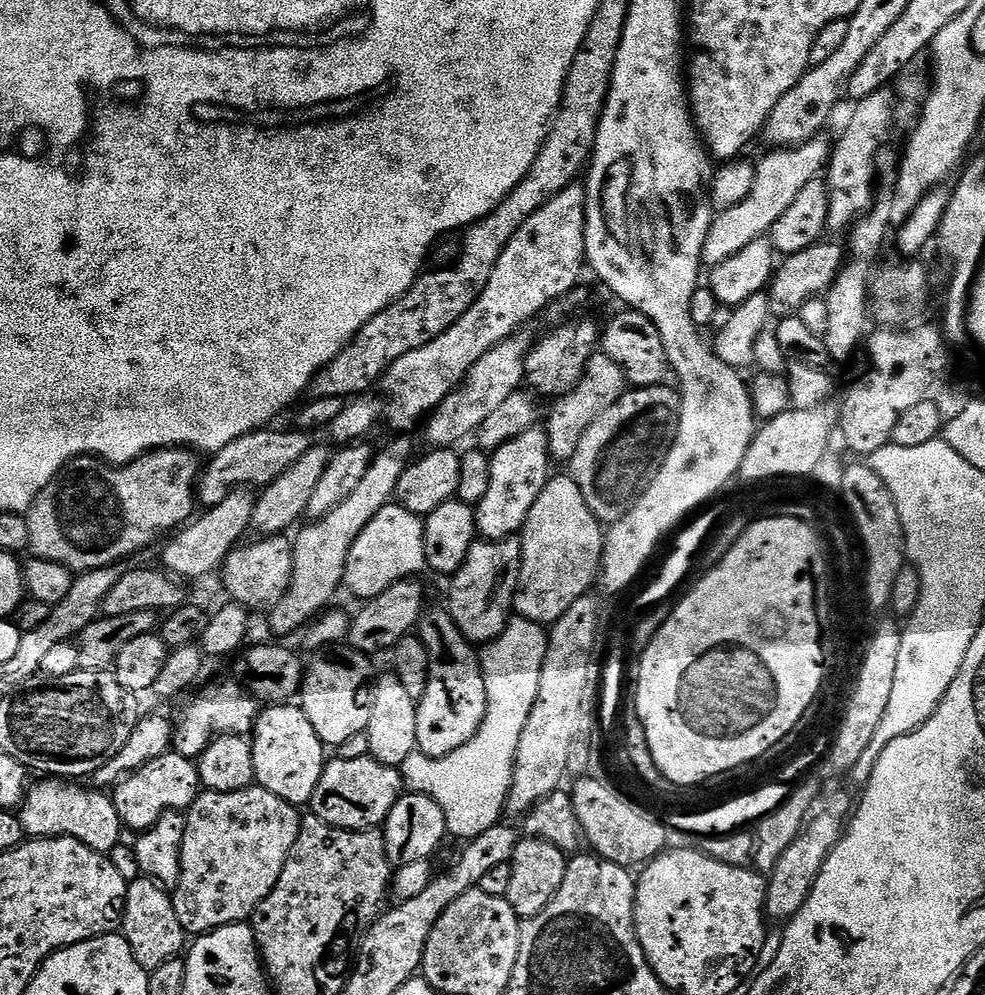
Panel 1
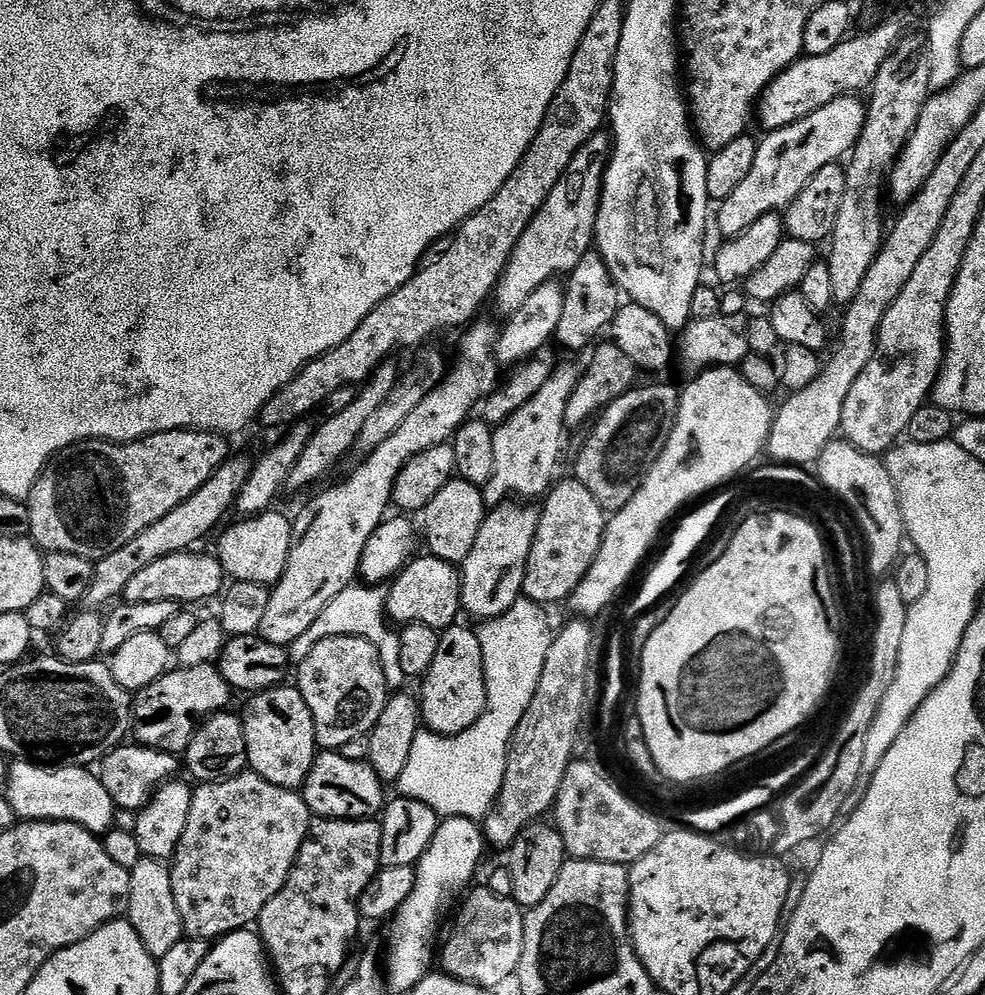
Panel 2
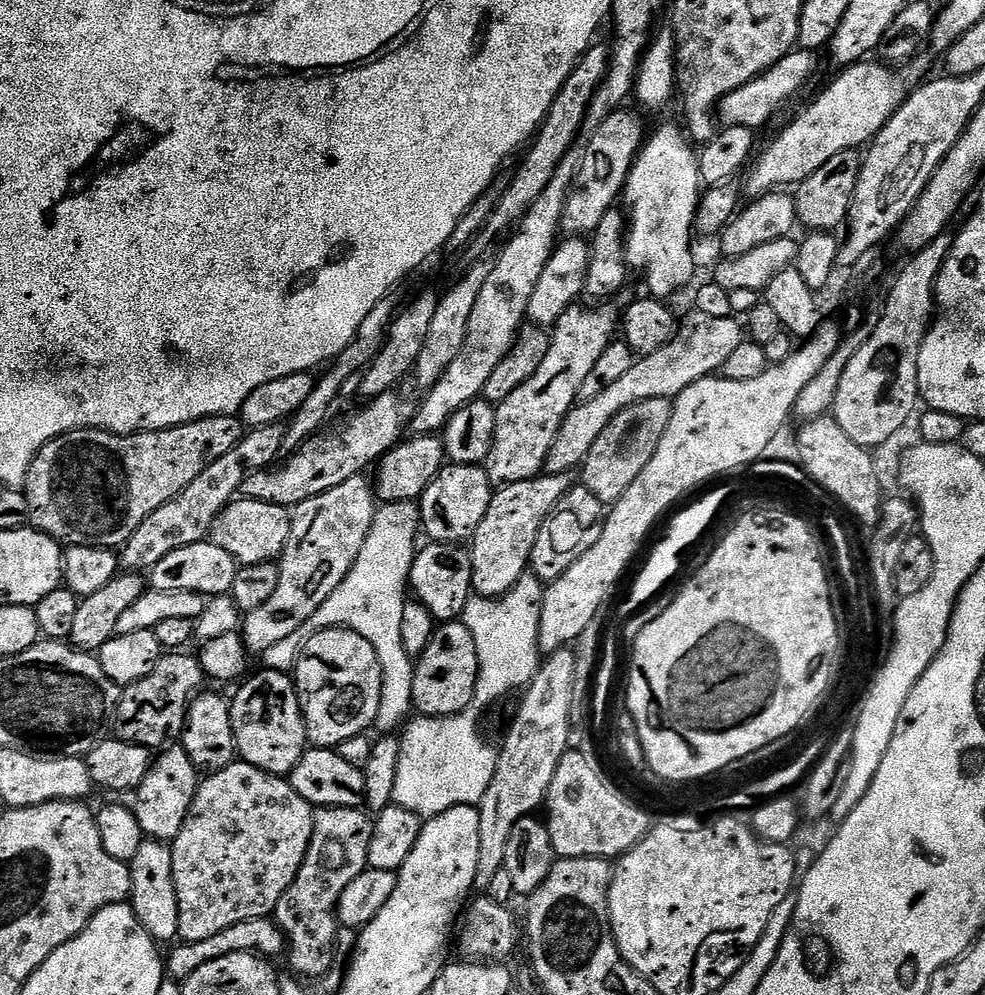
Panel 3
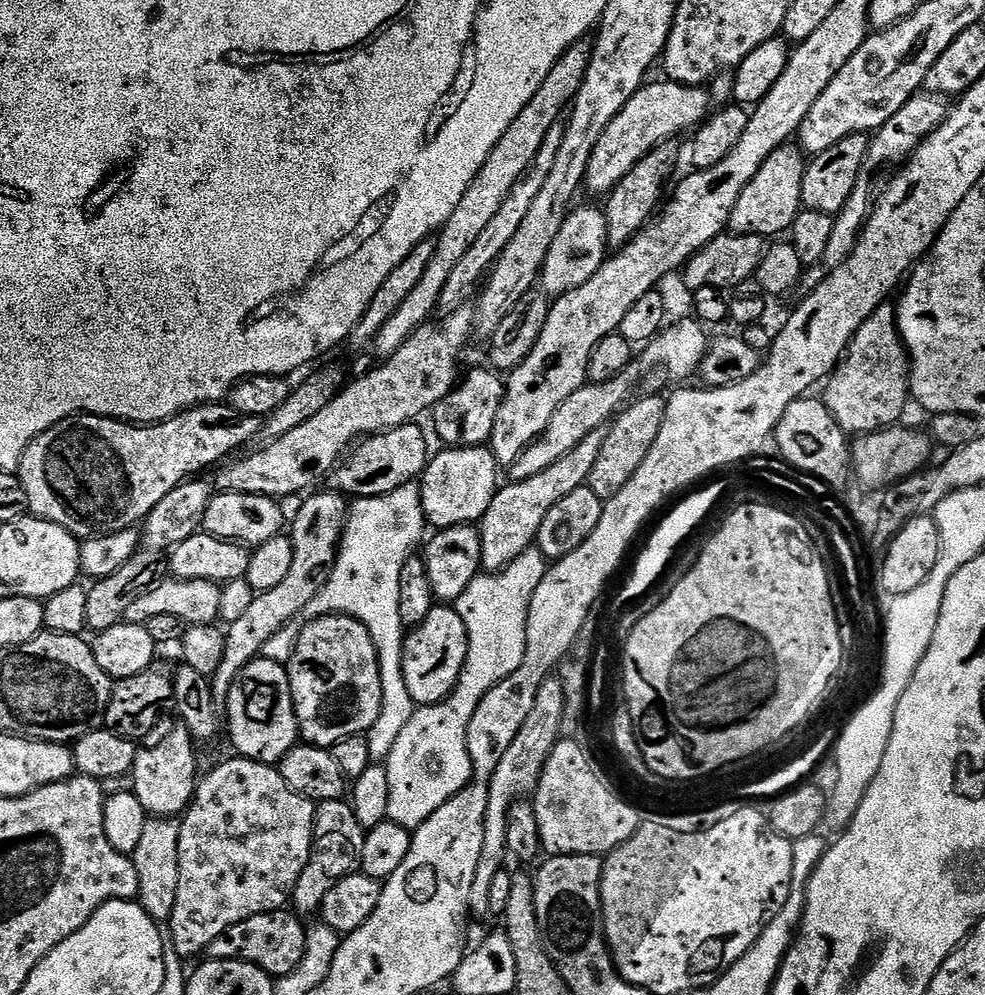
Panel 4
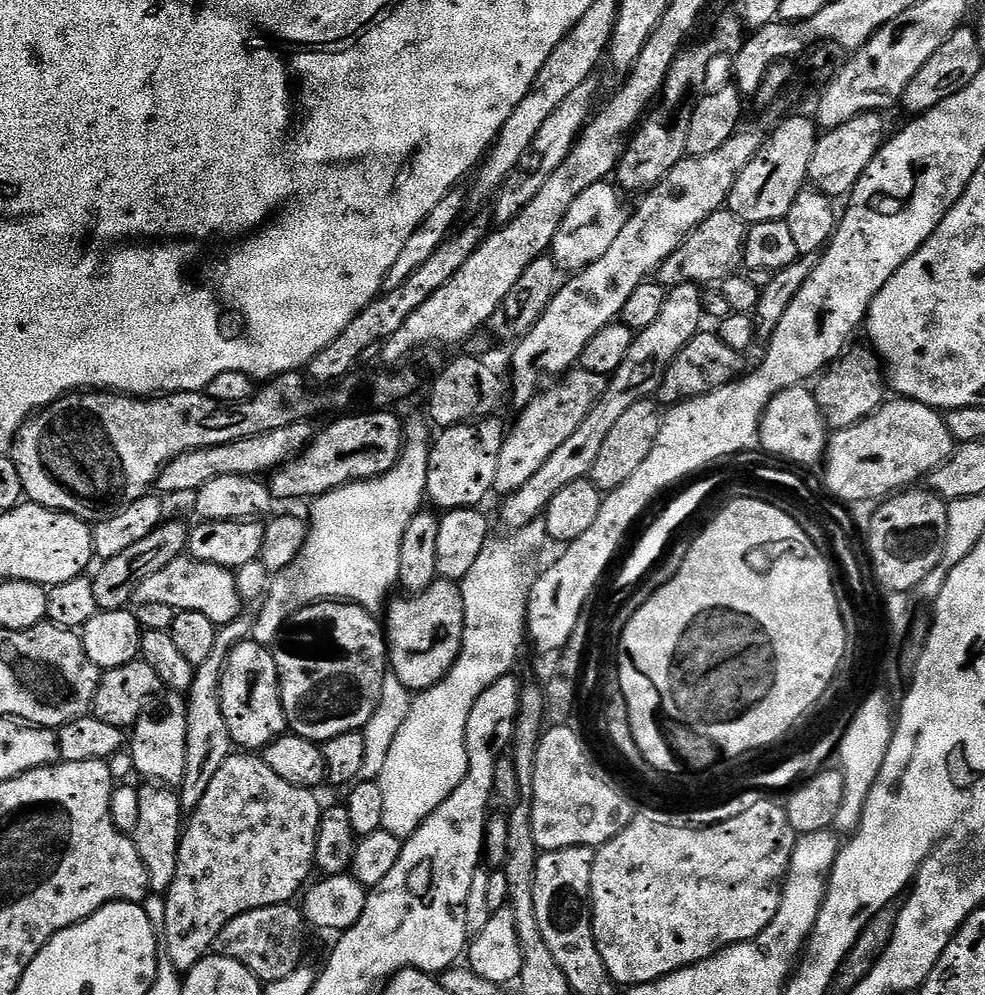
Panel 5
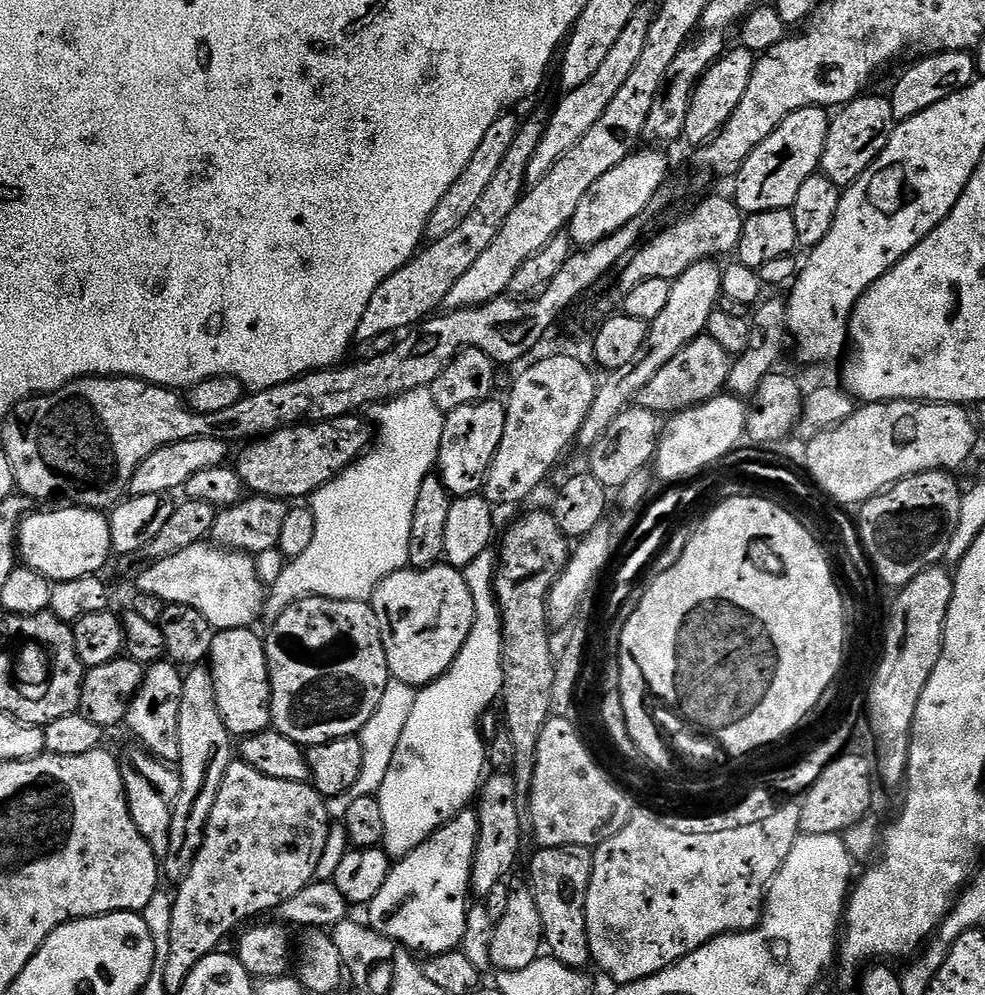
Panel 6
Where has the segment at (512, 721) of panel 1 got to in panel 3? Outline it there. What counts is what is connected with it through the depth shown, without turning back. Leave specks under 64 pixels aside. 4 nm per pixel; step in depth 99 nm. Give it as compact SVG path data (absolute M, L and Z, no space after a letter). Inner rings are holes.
M531 574L525 576L510 589L505 596L491 598L473 595L466 602L462 623L474 638L474 646L478 654L478 678L474 698L470 706L454 716L420 716L412 720L399 737L400 757L398 758L398 779L394 782L395 807L410 810L421 818L431 818L450 810L454 806L467 804L479 805L482 794L486 794L486 786L490 786L490 778L494 778L496 758L495 747L491 748L480 737L480 719L491 704L504 700L515 688L527 689L534 674L540 669L542 653L540 651L540 603L544 600L542 582Z

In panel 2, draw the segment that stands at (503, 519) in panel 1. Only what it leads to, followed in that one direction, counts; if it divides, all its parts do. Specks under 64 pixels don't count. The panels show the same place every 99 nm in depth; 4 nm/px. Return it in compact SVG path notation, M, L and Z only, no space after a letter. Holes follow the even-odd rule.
M557 363L538 394L534 394L522 410L515 412L505 424L493 431L494 474L482 488L484 502L489 509L513 498L540 498L551 489L557 479L560 451L564 448L566 406L570 402L570 394L574 394L578 386L581 371L581 365Z

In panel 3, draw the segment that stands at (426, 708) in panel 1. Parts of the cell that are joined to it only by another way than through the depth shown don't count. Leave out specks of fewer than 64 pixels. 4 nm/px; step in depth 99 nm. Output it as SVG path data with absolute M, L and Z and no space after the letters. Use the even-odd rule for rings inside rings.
M462 622L441 623L436 629L434 646L418 657L414 667L412 702L420 716L454 716L470 706L480 667L474 638Z

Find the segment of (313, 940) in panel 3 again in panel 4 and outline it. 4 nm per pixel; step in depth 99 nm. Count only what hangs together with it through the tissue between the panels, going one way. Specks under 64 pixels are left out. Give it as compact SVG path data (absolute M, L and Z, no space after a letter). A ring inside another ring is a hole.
M347 799L321 800L316 804L316 825L312 831L310 862L306 862L306 870L302 870L290 897L291 907L301 917L308 918L311 912L319 913L326 894L339 880L353 875L359 869L365 831Z

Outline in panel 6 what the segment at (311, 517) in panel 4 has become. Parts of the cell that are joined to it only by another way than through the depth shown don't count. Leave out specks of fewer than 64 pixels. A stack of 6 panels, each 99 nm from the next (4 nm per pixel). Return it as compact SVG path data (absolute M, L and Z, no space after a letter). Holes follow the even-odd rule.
M192 666L184 672L182 708L178 710L178 746L180 793L172 807L168 850L162 856L163 875L167 879L169 876L173 882L183 880L194 862L210 810L214 810L214 798L218 798L218 786L222 786L226 770L234 763L234 740L222 722L222 714L218 714L218 702L212 693L212 681L207 667Z

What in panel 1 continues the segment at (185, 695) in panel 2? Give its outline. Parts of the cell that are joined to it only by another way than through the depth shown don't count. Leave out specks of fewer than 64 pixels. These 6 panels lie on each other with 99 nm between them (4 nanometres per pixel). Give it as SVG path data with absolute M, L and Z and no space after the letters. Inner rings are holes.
M239 679L208 684L181 710L180 717L175 717L172 748L187 760L197 761L216 736L248 736L256 727L261 711L261 701L257 700Z

